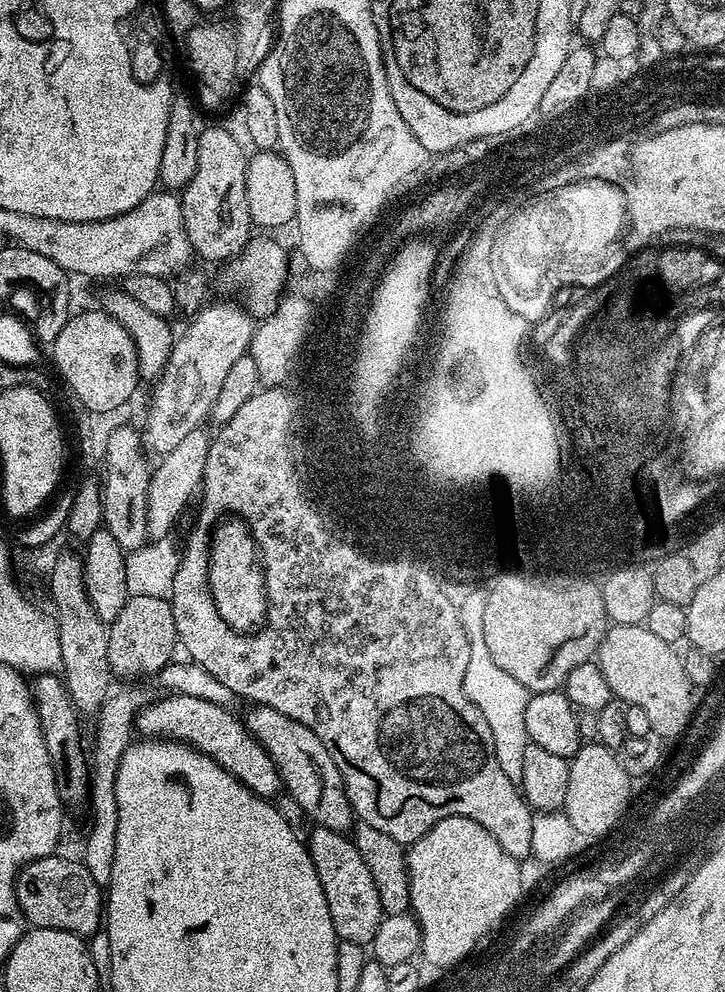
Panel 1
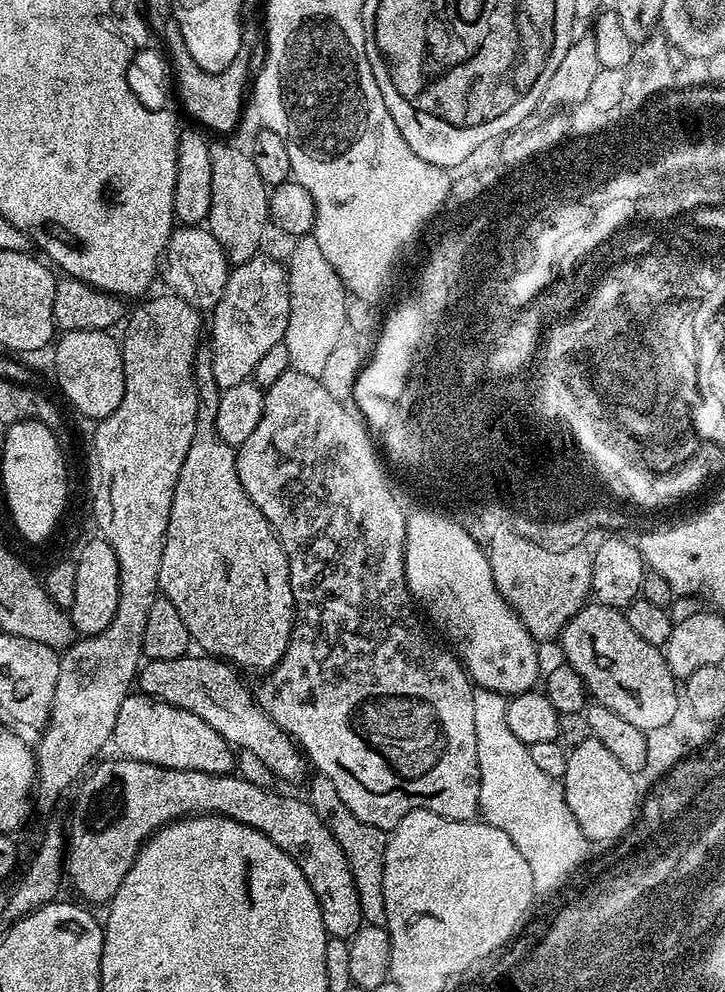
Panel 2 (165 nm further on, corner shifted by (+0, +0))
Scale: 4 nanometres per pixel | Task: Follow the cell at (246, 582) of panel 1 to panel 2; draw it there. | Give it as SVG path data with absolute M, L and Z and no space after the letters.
M202 346L197 349L195 362L192 364L192 372L195 374L195 389L198 391L198 417L195 419L194 438L191 439L190 450L187 451L186 460L182 462L182 469L178 474L177 485L174 490L174 499L170 506L170 519L167 522L166 538L163 542L162 566L159 567L159 586L161 595L174 604L174 608L186 623L189 637L201 647L203 653L222 659L239 669L271 671L271 668L281 660L292 637L292 630L296 625L295 604L293 591L290 589L289 560L286 558L276 532L270 526L258 506L251 502L250 496L242 487L238 477L236 451L233 445L225 443L217 434L218 405L220 403L220 389L213 378L213 350L210 346Z

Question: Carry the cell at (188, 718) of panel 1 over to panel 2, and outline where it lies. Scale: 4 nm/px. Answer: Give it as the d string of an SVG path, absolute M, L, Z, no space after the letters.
M130 694L118 706L111 743L121 757L170 770L194 770L202 774L226 776L234 768L234 748L208 726L198 715L176 705L157 700L154 696Z

